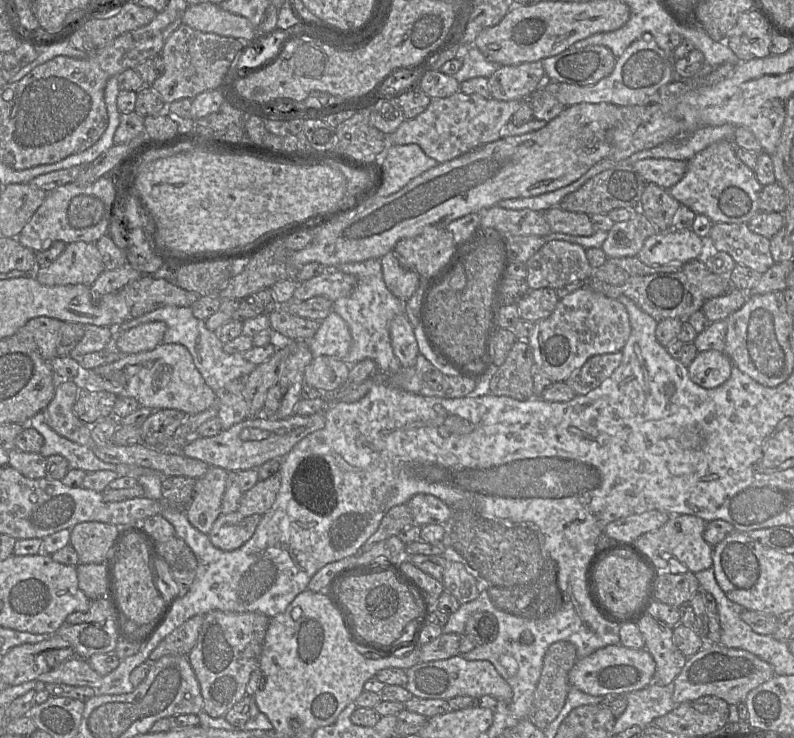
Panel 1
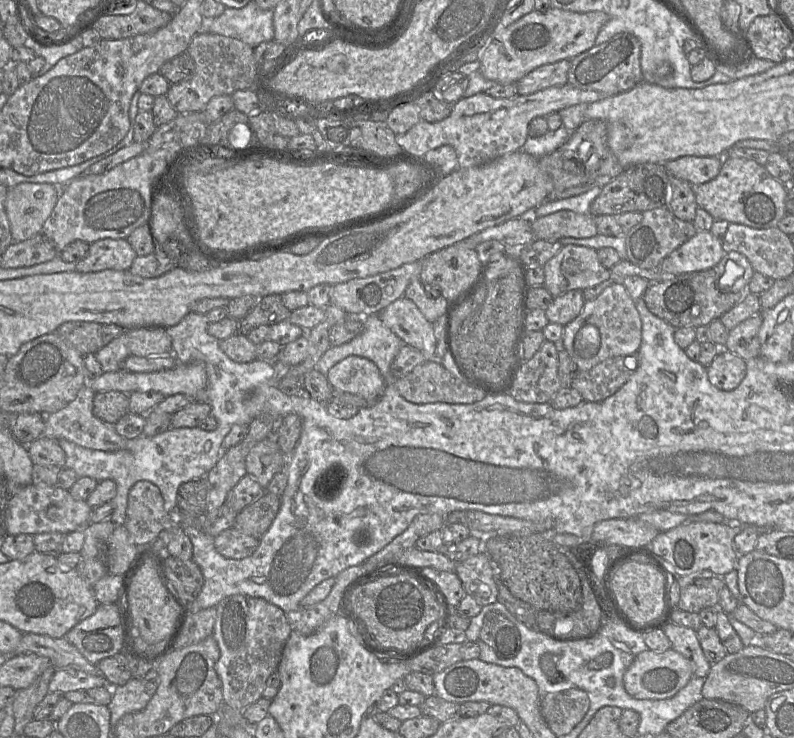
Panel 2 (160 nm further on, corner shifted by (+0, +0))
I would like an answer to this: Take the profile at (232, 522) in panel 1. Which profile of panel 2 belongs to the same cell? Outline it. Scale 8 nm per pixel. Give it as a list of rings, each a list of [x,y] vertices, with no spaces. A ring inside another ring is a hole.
[[[233,526],[214,537],[214,544],[218,553],[224,557],[243,559],[253,554],[258,547],[259,539],[247,535]]]

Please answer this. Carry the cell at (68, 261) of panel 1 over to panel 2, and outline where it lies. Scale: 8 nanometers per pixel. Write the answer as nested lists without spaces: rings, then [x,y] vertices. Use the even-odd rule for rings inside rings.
[[[103,239],[90,243],[87,255],[76,263],[76,272],[128,270],[137,257],[127,239]]]

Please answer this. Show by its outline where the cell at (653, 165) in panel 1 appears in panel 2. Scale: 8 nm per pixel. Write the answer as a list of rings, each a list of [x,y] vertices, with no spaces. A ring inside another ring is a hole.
[[[684,156],[664,164],[671,177],[700,185],[715,178],[721,169],[722,157]]]

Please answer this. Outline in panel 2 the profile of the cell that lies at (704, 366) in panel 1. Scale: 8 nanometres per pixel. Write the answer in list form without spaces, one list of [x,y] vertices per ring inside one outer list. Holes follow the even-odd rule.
[[[720,352],[707,368],[707,375],[719,390],[732,391],[746,375],[746,361],[730,352]]]

